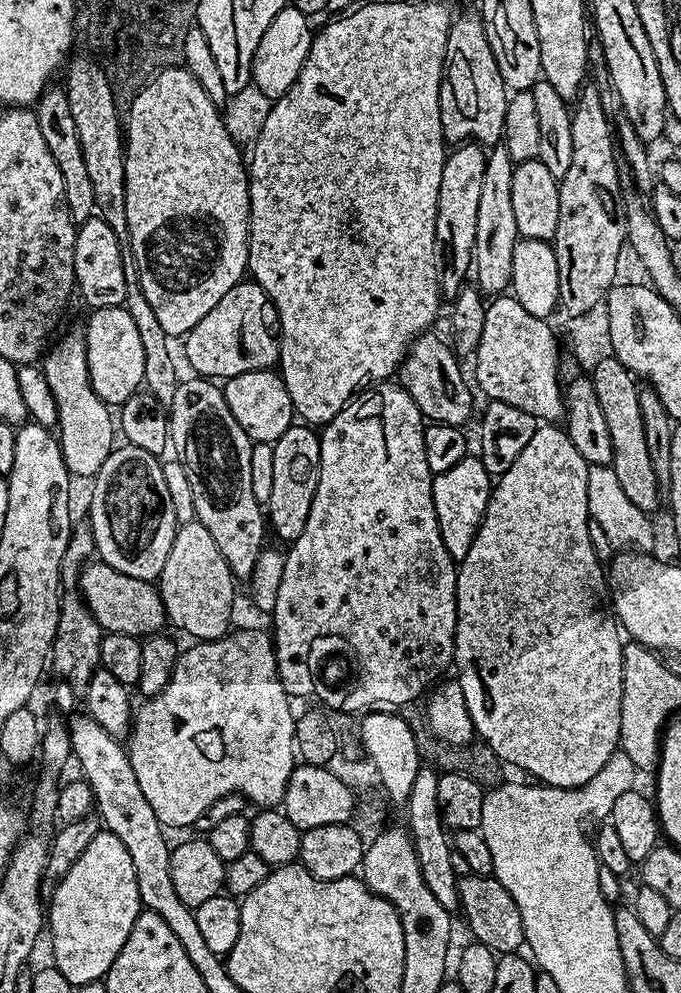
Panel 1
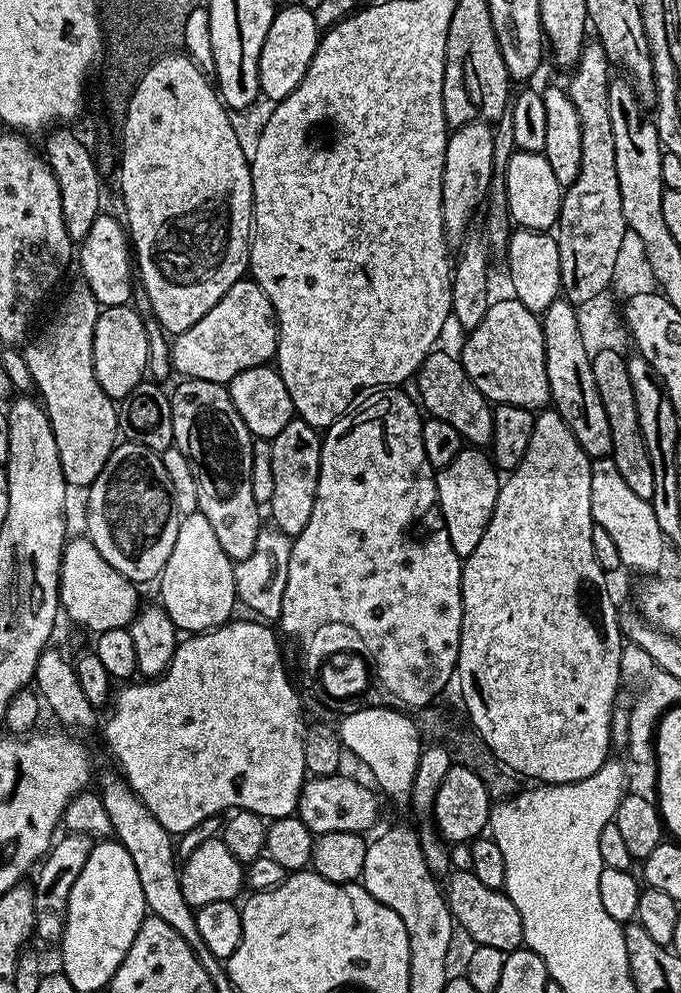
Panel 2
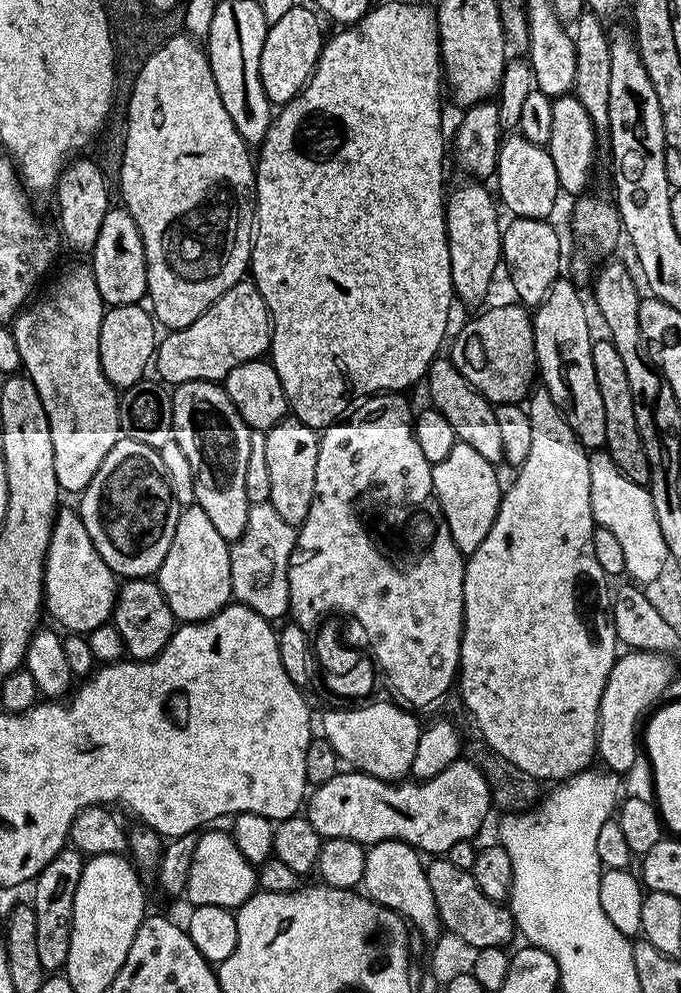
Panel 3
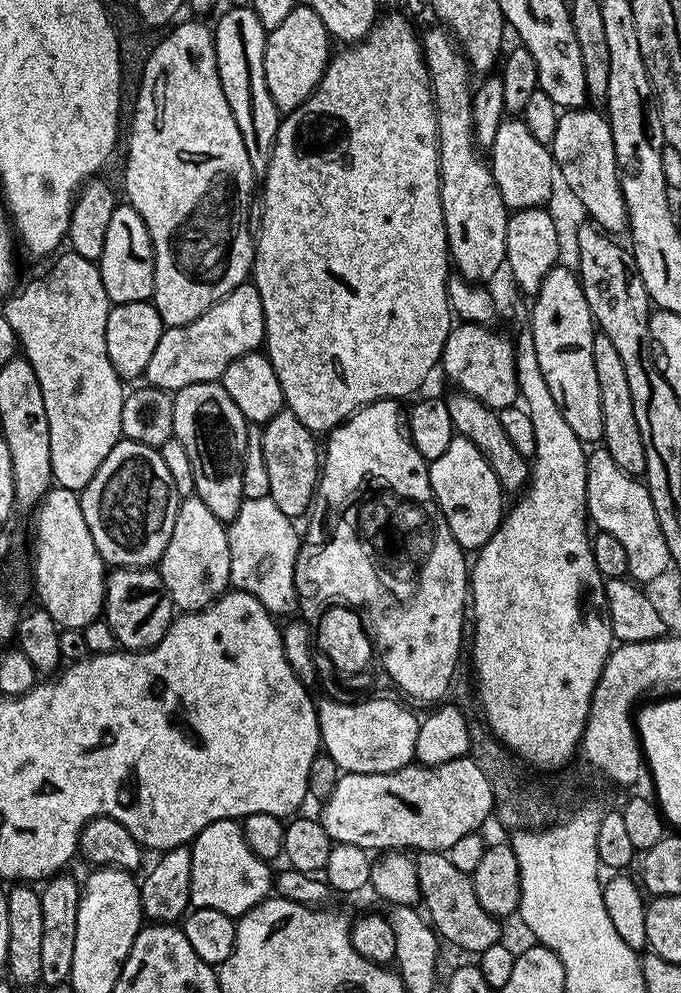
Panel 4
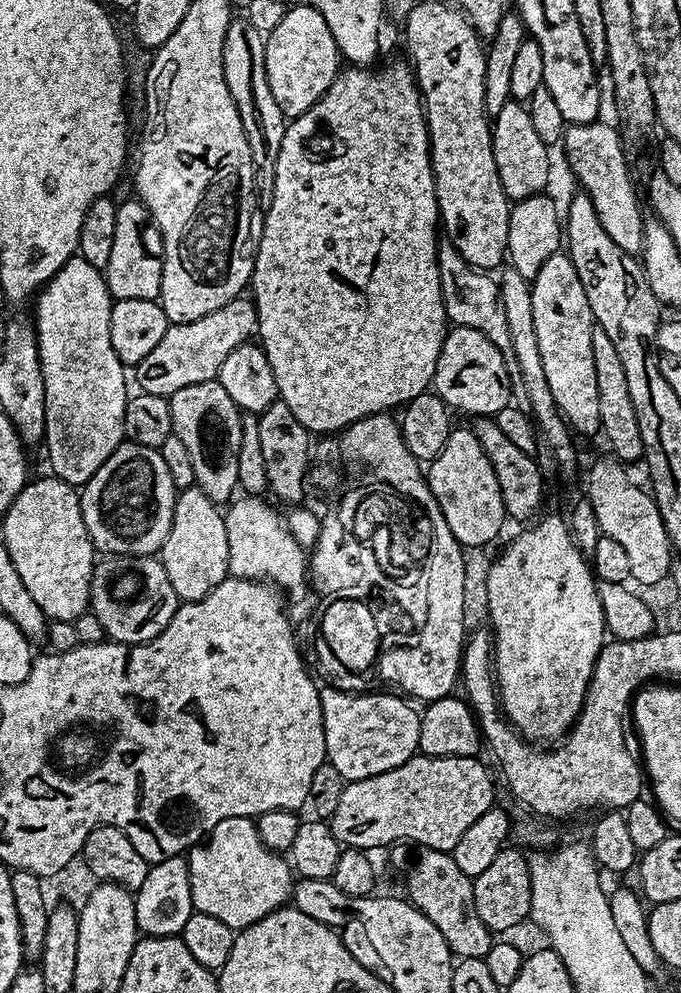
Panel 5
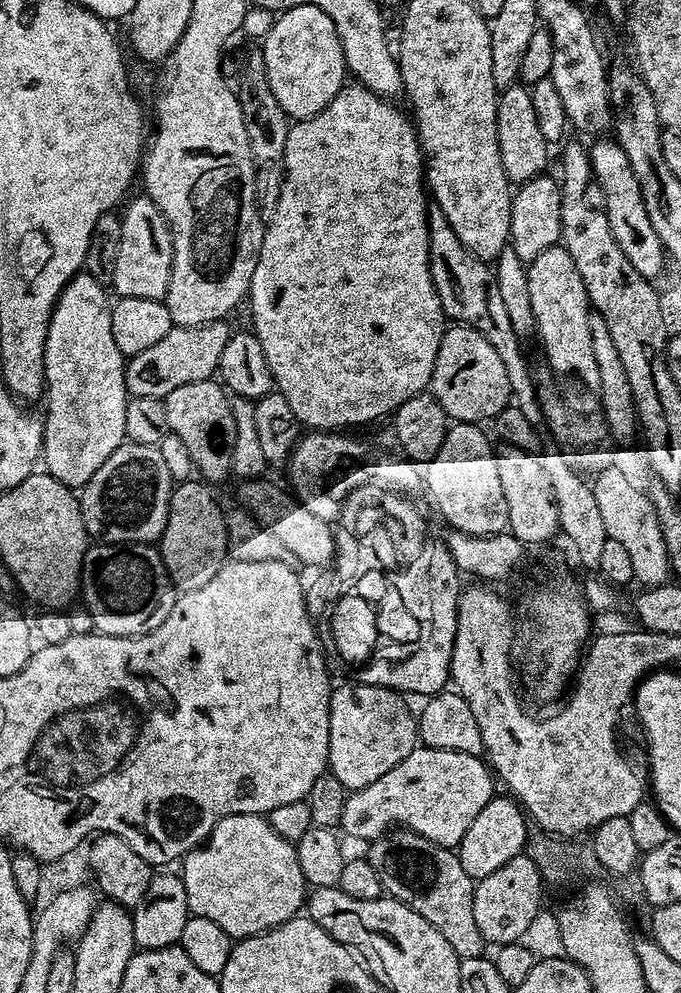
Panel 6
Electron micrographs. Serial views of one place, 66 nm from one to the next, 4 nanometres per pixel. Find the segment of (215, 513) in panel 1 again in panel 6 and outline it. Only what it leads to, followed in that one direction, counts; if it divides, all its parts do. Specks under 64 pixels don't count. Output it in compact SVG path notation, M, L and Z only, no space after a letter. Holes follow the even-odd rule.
M209 378L170 390L170 394L163 397L163 402L168 431L182 438L186 450L190 450L195 471L212 486L229 479L232 476L236 433L229 393L215 379Z

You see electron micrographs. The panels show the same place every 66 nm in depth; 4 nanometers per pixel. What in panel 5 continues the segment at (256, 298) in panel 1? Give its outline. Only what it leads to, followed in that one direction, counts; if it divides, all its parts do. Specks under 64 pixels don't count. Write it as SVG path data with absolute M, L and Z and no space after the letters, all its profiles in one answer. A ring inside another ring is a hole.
M237 298L226 302L218 310L198 318L194 322L174 324L162 334L162 342L134 366L139 391L171 397L186 386L216 380L222 362L230 355L234 346L242 346L253 339L257 331L256 306L251 299Z

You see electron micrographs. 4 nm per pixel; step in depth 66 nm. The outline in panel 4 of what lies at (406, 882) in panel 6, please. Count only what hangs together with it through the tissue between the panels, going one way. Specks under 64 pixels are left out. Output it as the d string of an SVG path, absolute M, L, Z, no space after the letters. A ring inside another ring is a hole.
M421 852L415 857L420 900L423 911L441 941L461 947L462 950L479 954L490 950L490 946L501 943L501 921L486 914L474 894L472 877L469 873L457 870L454 862L442 852Z

